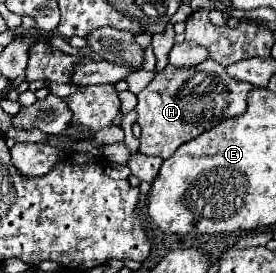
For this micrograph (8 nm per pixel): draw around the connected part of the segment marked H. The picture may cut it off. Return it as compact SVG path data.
M206 60L198 66L190 66L190 68L176 68L176 66L166 66L162 72L158 72L154 76L154 80L138 94L138 124L142 128L140 134L140 152L146 156L160 156L160 158L170 158L178 146L182 146L184 142L200 136L202 132L214 128L216 124L228 120L228 118L236 118L246 110L246 98L248 92L252 90L252 86L248 82L238 82L236 78L230 78L230 74L226 74L226 68L220 66L214 60Z

